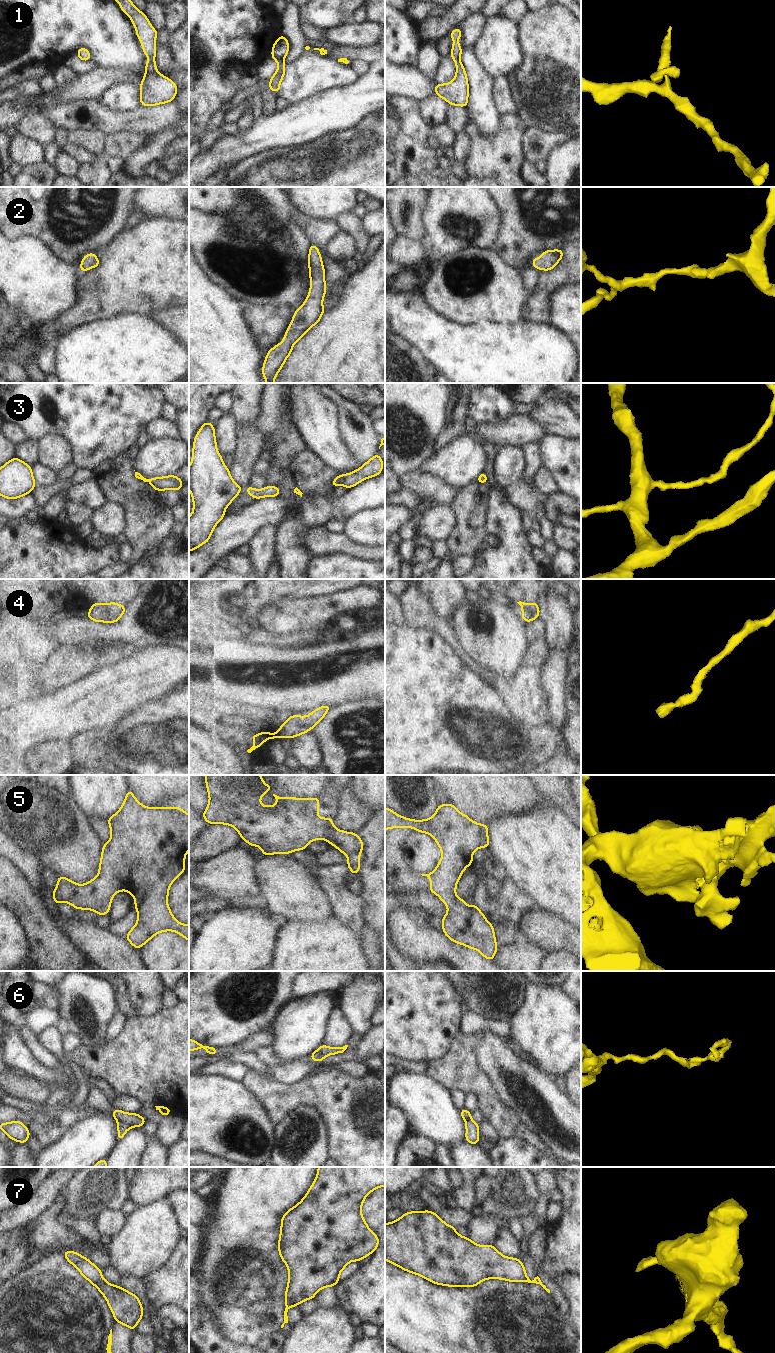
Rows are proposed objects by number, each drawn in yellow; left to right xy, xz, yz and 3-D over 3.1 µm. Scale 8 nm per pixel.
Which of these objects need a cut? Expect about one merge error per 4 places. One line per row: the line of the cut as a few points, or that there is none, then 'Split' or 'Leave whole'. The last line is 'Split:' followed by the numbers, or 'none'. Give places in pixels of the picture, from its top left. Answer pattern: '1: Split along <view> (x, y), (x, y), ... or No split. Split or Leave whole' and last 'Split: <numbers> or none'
1: No split. Leave whole
2: No split. Leave whole
3: No split. Leave whole
4: No split. Leave whole
5: No split. Leave whole
6: Split along xy (117, 1120), (132, 1126). Split
7: Split along xz (285, 1301), (292, 1306). Split
Split: 6, 7.

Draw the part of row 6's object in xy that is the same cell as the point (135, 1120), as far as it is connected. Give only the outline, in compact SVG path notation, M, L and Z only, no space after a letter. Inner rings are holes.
M117 1108L111 1113L111 1116L114 1117L117 1121L129 1124L132 1127L141 1127L147 1121L137 1113L126 1113Z

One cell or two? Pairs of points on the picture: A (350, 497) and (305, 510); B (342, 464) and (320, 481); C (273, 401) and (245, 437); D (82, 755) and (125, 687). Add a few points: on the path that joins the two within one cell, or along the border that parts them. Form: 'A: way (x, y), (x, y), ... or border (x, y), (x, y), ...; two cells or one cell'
A: way (339, 508), (316, 510); one cell
B: border (315, 455), (340, 473); two cells
C: border (256, 427), (264, 438); two cells
D: border (109, 727), (83, 731), (75, 735); two cells

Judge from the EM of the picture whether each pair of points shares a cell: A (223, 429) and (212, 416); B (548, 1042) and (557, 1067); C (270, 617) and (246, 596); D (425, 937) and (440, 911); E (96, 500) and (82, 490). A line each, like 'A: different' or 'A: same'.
A: different
B: same
C: different
D: different
E: same

